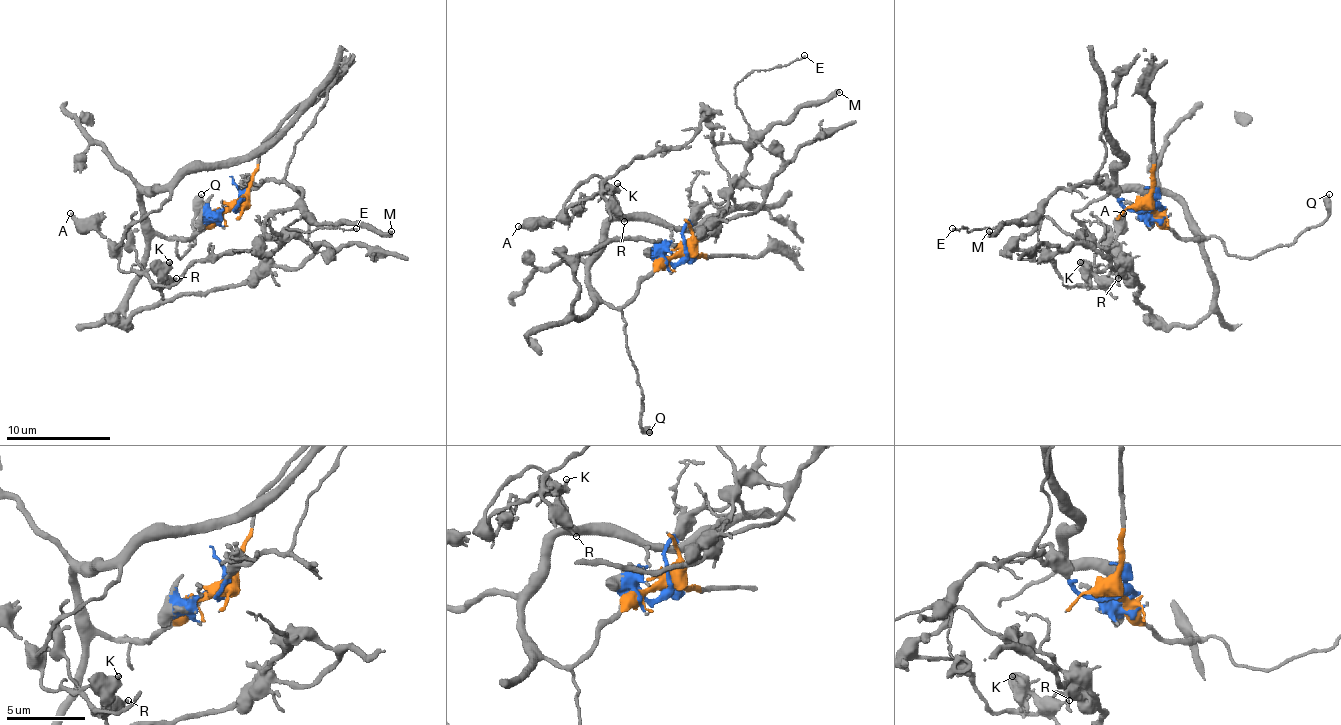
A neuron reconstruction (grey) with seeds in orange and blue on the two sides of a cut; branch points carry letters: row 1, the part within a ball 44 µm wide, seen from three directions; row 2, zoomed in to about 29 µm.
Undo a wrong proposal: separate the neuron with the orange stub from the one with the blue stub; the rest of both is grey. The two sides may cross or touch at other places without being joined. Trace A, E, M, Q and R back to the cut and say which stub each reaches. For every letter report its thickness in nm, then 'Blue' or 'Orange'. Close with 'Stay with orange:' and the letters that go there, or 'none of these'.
A: Thickness 280 nm. Orange
E: Thickness 130 nm. Blue
M: Thickness 360 nm. Blue
Q: Thickness 480 nm. Orange
R: Thickness 240 nm. Blue
Stay with orange: A, Q

